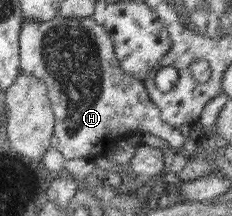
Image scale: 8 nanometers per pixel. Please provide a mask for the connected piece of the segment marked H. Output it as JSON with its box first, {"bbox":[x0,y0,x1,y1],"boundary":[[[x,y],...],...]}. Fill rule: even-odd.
{"bbox":[20,16,187,160],"boundary":[[[55,16],[49,21],[33,21],[23,17],[20,46],[20,69],[44,81],[54,113],[51,147],[57,149],[66,160],[95,159],[113,152],[119,141],[133,131],[148,131],[151,135],[167,141],[169,149],[182,150],[187,137],[178,128],[160,118],[160,109],[149,99],[143,79],[131,77],[122,71],[115,55],[115,46],[102,25],[89,17],[66,18]]]}

